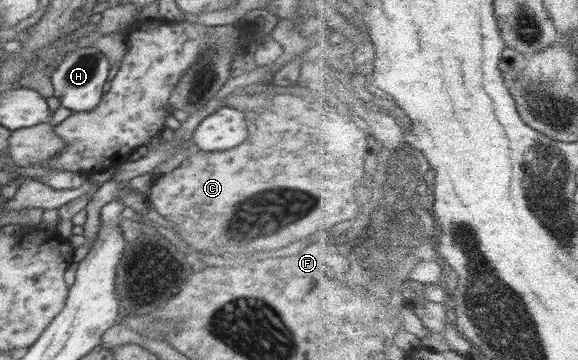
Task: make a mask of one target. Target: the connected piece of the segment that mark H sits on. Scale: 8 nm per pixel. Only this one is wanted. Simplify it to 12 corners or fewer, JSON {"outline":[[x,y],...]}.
{"outline":[[96,47],[67,54],[53,94],[75,112],[101,99],[111,66]]}

